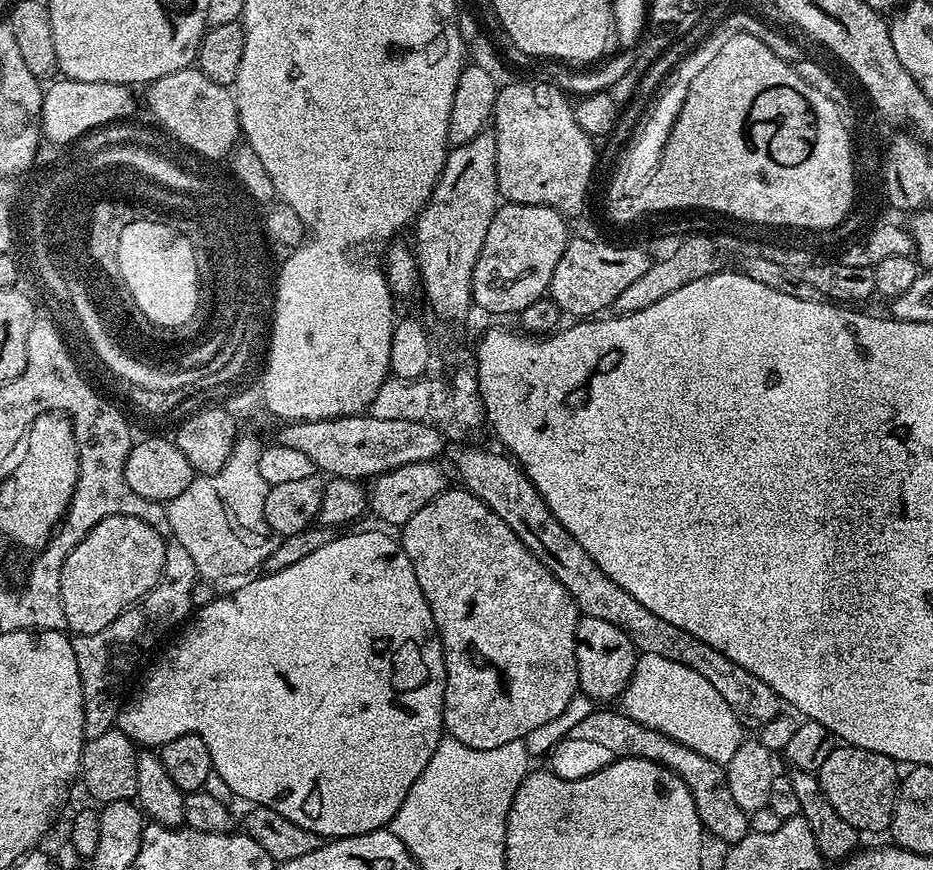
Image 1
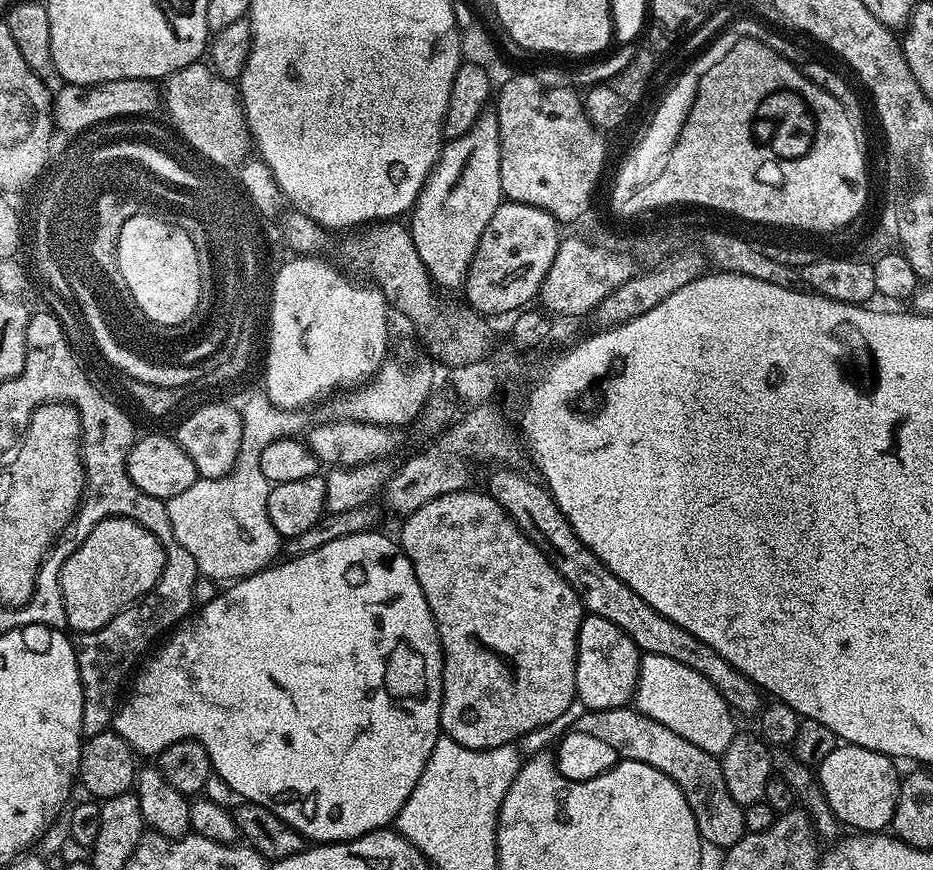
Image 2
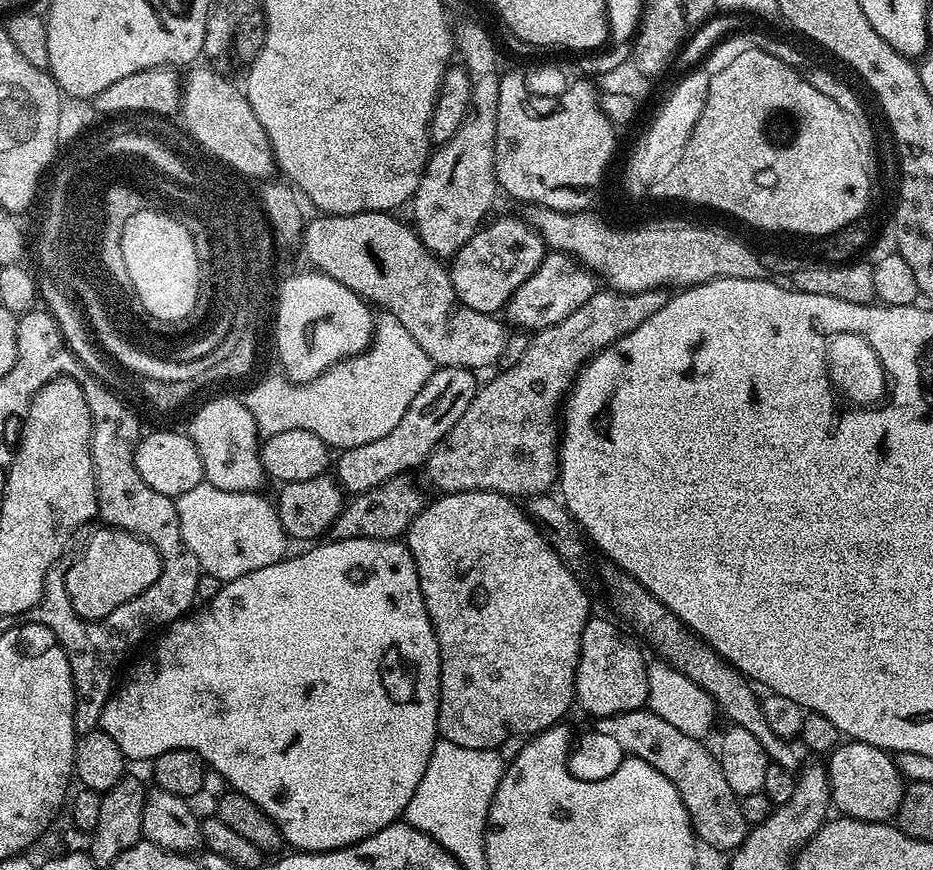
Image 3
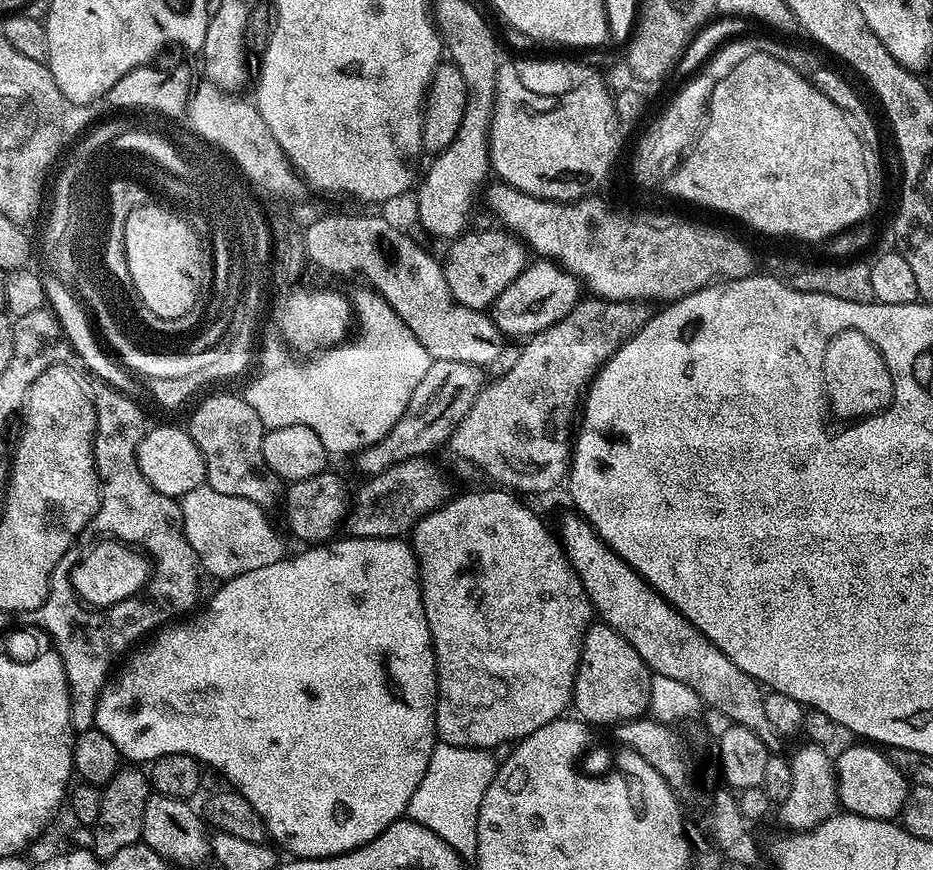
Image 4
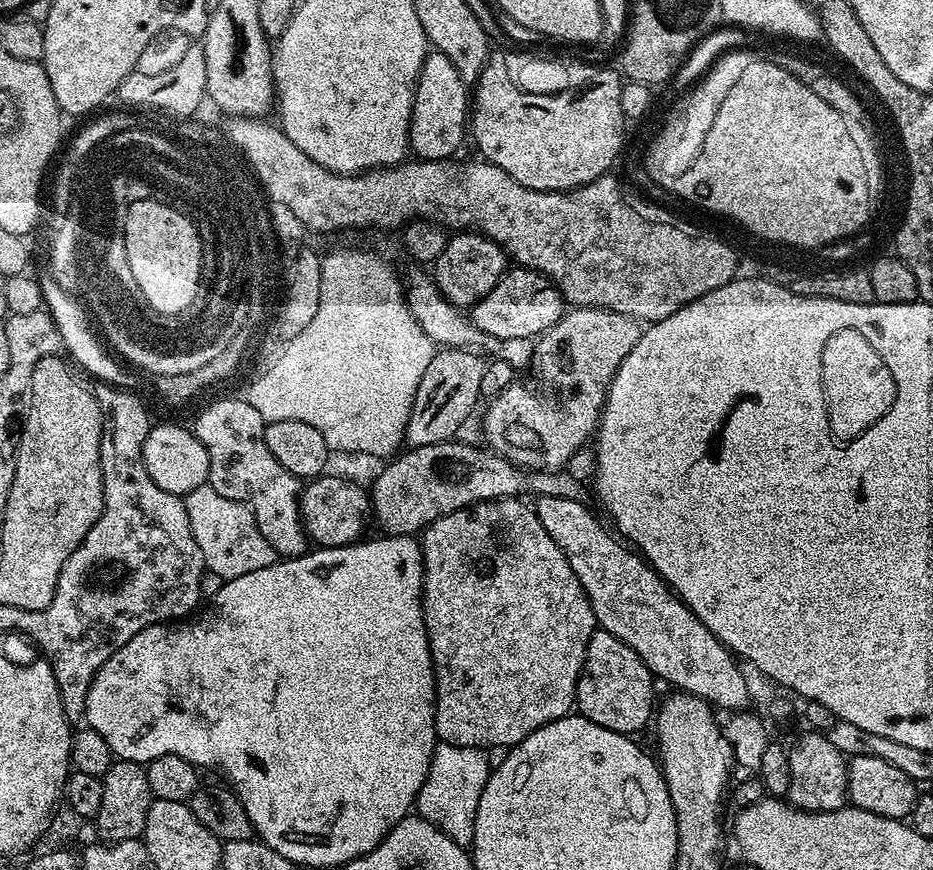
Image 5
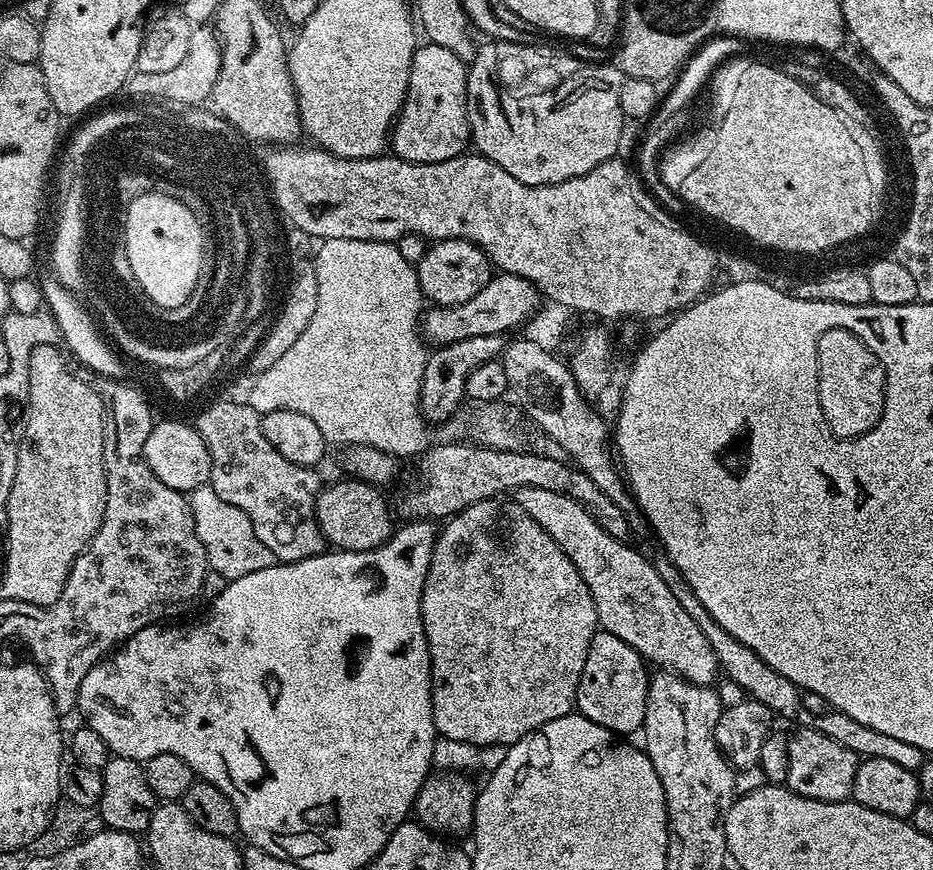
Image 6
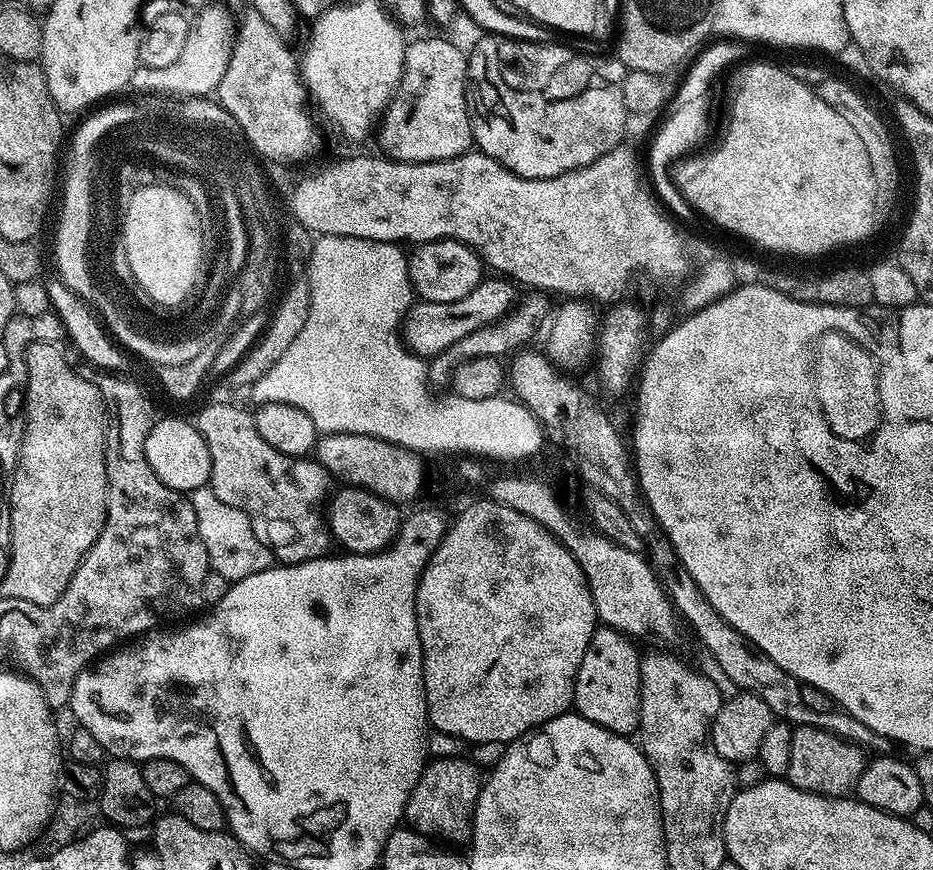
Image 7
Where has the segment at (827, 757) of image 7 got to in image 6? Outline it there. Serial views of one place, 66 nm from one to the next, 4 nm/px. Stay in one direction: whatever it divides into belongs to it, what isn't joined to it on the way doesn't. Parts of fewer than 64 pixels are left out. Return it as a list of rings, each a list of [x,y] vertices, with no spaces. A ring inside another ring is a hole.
[[[797,727],[796,733],[788,736],[790,750],[790,774],[788,787],[792,792],[806,798],[814,798],[822,802],[838,802],[851,797],[854,774],[858,770],[861,757],[854,750],[842,746],[834,738],[827,737],[818,729]]]

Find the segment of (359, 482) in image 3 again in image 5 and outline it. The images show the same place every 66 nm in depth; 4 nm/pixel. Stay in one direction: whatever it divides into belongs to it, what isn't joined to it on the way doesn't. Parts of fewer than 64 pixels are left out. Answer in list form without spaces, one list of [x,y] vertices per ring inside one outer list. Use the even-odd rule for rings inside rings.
[[[441,347],[433,351],[430,366],[426,366],[426,374],[422,374],[422,382],[418,382],[418,390],[414,394],[404,431],[405,441],[411,447],[451,441],[457,435],[455,432],[467,422],[468,415],[475,410],[476,403],[482,400],[480,392],[485,367],[485,357],[476,350]]]

